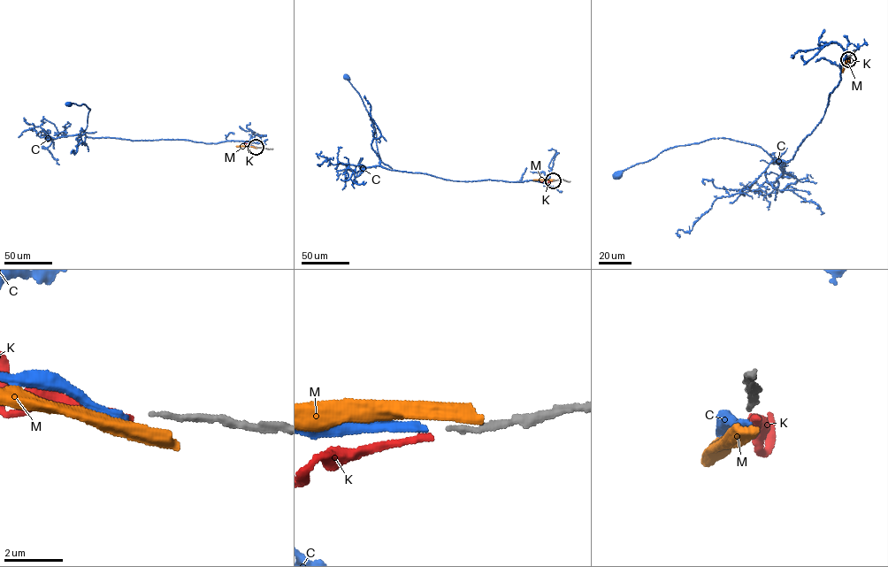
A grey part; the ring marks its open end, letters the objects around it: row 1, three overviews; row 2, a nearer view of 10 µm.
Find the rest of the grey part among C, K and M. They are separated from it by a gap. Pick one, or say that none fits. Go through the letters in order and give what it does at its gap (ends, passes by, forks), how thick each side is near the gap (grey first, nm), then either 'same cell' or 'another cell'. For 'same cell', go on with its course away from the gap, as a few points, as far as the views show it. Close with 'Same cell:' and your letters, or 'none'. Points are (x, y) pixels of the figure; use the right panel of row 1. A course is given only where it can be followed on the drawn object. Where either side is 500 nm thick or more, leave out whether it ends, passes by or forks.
C: it ends there; 180 nm thick on the grey side, 260 nm on the other; another cell
K: it ends there; 180 nm thick on the grey side, 240 nm on the other; same cell
M: it passes by; 180 nm thick on the grey side, 480 nm on the other; another cell
Same cell: K

